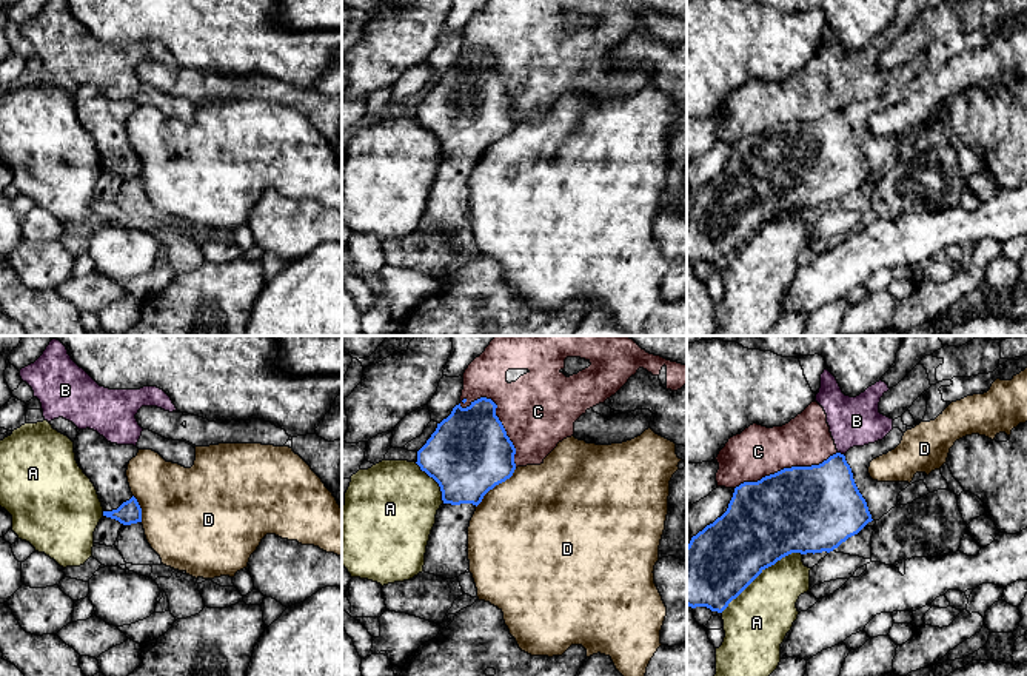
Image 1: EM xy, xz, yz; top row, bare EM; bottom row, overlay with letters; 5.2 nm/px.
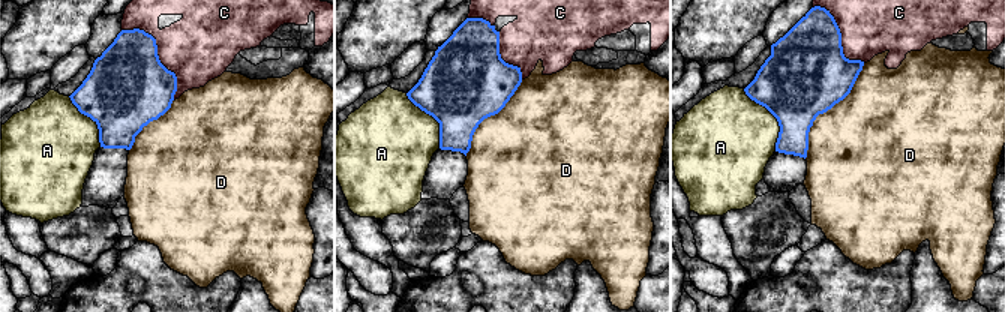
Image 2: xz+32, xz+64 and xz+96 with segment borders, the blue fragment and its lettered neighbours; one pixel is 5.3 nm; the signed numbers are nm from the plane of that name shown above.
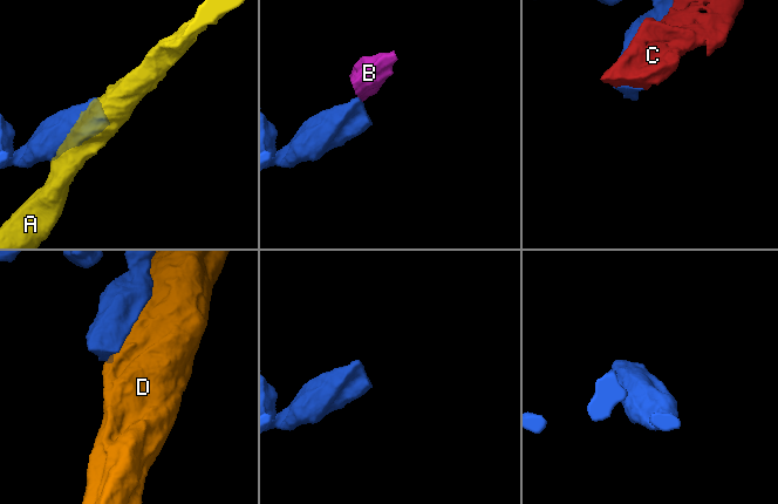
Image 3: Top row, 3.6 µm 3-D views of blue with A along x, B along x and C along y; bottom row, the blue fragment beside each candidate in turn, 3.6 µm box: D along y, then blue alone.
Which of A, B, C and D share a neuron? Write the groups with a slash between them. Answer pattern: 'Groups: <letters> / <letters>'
Groups: A / B C / D

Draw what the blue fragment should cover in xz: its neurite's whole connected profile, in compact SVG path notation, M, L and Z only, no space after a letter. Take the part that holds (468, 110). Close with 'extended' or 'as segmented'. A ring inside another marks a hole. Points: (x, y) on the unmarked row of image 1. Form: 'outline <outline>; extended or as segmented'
outline M487 52L471 57L467 63L456 60L417 106L416 119L439 139L443 156L427 200L425 228L454 234L470 223L468 182L476 162L490 145L510 134L516 125L516 103L496 71L496 63L497 60Z; extended

